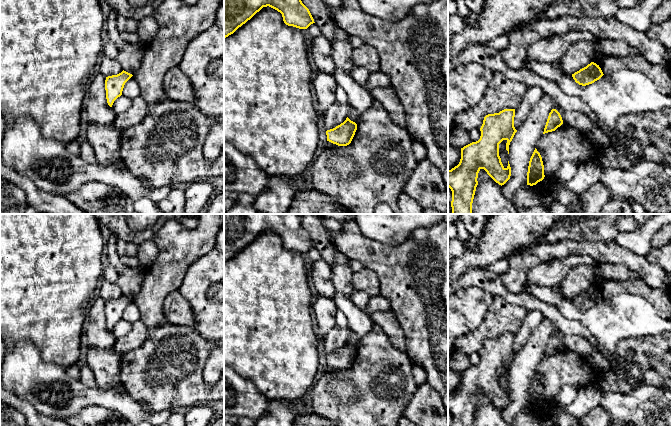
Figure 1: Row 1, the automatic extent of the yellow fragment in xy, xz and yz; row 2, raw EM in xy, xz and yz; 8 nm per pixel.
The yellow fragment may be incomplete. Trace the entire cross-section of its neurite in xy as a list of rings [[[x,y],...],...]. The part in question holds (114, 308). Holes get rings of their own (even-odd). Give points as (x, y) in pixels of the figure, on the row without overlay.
[[[123,294],[121,297],[117,299],[106,301],[105,304],[106,323],[110,331],[112,331],[114,325],[122,319],[125,307],[132,300],[133,300],[132,298]]]

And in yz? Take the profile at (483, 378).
[[[504,333],[499,337],[488,338],[484,341],[483,348],[480,352],[481,360],[480,363],[476,366],[472,366],[463,372],[461,372],[461,383],[457,390],[448,394],[448,411],[452,415],[452,425],[451,426],[473,426],[476,411],[478,409],[478,397],[481,393],[484,393],[487,398],[499,409],[504,409],[511,400],[511,391],[508,385],[508,390],[505,392],[501,386],[501,382],[499,380],[499,368],[506,364],[506,374],[509,378],[509,369],[512,365],[517,354],[514,351],[514,341],[515,341],[515,333]]]

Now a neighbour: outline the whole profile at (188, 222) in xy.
[[[180,216],[179,222],[187,229],[194,229],[199,224],[199,218],[197,217],[187,217],[187,216]]]

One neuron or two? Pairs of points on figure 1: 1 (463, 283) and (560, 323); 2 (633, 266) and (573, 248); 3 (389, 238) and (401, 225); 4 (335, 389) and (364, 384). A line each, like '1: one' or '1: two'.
1: one
2: one
3: one
4: two

